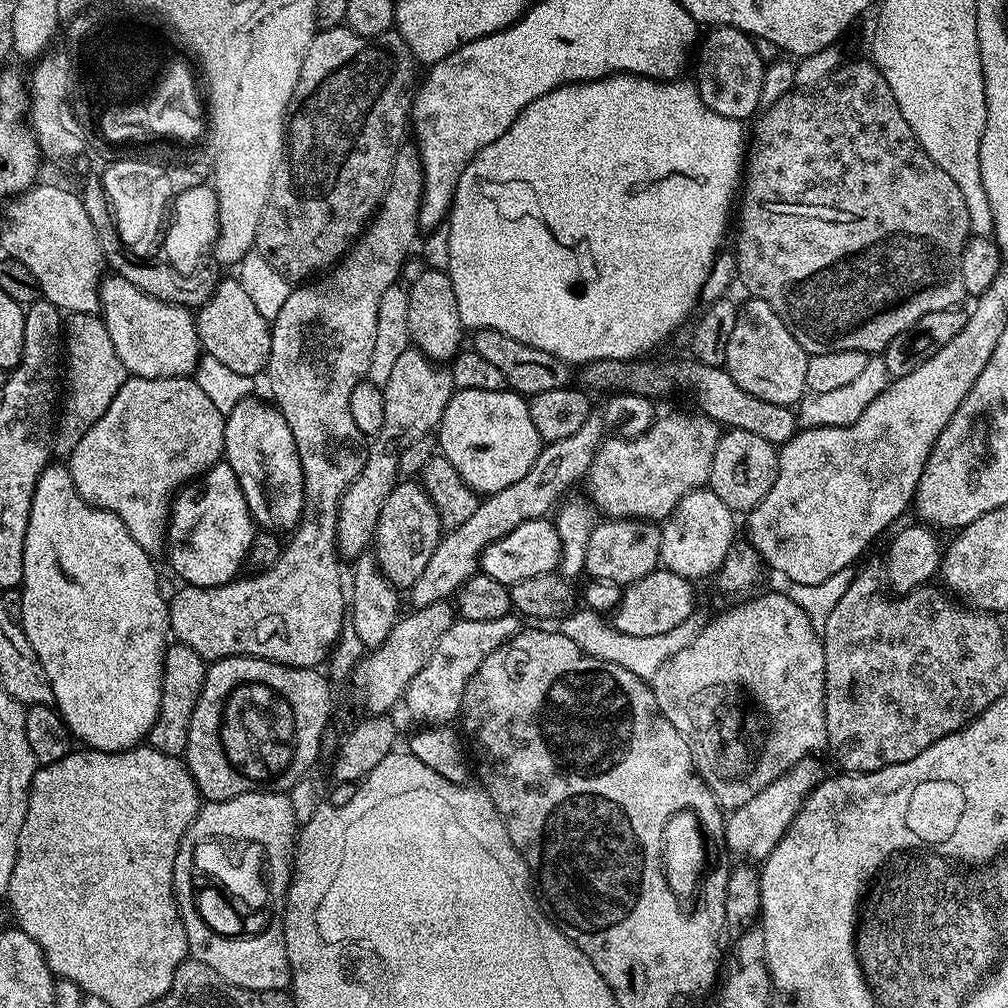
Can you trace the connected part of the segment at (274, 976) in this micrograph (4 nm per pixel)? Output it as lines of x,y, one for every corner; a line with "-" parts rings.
181,899
179,906
191,959
210,966
210,970
214,970
214,974
218,974
228,984
251,992
283,992
291,985
292,971
288,965
288,955
284,945
284,929
279,923
269,923
266,932
259,933
255,939
221,940
204,929
200,920
194,918
193,904
190,901

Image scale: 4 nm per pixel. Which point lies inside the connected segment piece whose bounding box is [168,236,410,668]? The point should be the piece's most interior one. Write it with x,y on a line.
323,338

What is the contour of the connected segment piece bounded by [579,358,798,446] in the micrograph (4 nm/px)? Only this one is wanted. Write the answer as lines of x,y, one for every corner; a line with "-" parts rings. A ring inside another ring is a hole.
685,358
681,364
650,364
646,361
640,360
629,363
627,360
599,360
598,362
590,362
579,369
581,380
579,383
588,390
597,388
600,392
605,391
604,393
609,390
627,390
649,398
657,398
656,396
670,391
677,384
680,388
689,388
692,391
692,396
696,399
697,406
700,407
697,409
708,419
716,421
717,424
725,429
750,430
750,434
758,434
758,438
766,438
766,442
777,446
787,442
798,430
797,413
789,405
779,404
778,402
766,402
766,398
754,398
754,394
748,393
747,390
742,390
742,386
738,386
738,382
734,382
734,378
728,373
728,369
723,366
718,368
706,366
691,358

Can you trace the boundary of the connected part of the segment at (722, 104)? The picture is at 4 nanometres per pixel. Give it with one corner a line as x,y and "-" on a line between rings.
716,26
709,32
712,33
705,40
703,37
698,44
695,86
700,91
702,102
706,102
714,114
747,121
747,116
757,115
761,107
760,95
764,92
764,60
756,49
757,41
747,32
740,32
736,28

